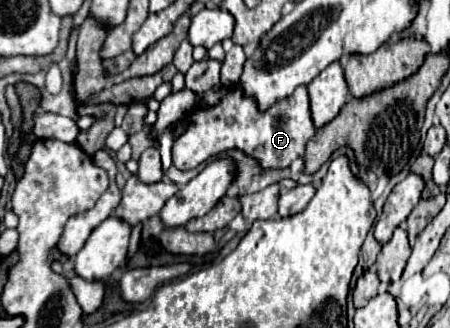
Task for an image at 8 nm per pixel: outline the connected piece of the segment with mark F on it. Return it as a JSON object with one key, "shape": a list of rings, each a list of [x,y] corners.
{"shape":[[[298,87],[294,95],[284,101],[278,101],[266,113],[260,113],[254,99],[246,99],[242,91],[228,89],[228,93],[220,99],[220,103],[212,109],[192,111],[186,119],[186,131],[176,139],[172,149],[172,161],[180,171],[194,169],[204,163],[208,157],[218,155],[228,149],[242,149],[256,159],[264,169],[272,167],[288,167],[294,159],[304,155],[306,143],[314,137],[316,127],[310,115],[308,91],[306,87]]]}

